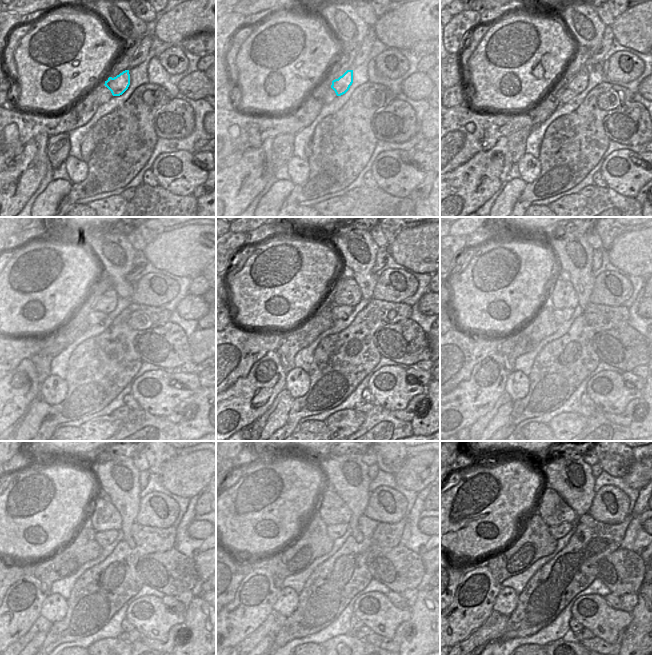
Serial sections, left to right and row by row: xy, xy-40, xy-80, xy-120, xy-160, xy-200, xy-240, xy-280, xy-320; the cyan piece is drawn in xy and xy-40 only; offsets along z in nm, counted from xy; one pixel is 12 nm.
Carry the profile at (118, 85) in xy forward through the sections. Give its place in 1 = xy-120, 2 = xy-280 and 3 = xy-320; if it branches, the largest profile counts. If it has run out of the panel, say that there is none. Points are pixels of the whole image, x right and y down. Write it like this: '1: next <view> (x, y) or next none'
1: next xy-120 (130, 307)
2: next xy-280 (332, 510)
3: next xy-320 (553, 510)

